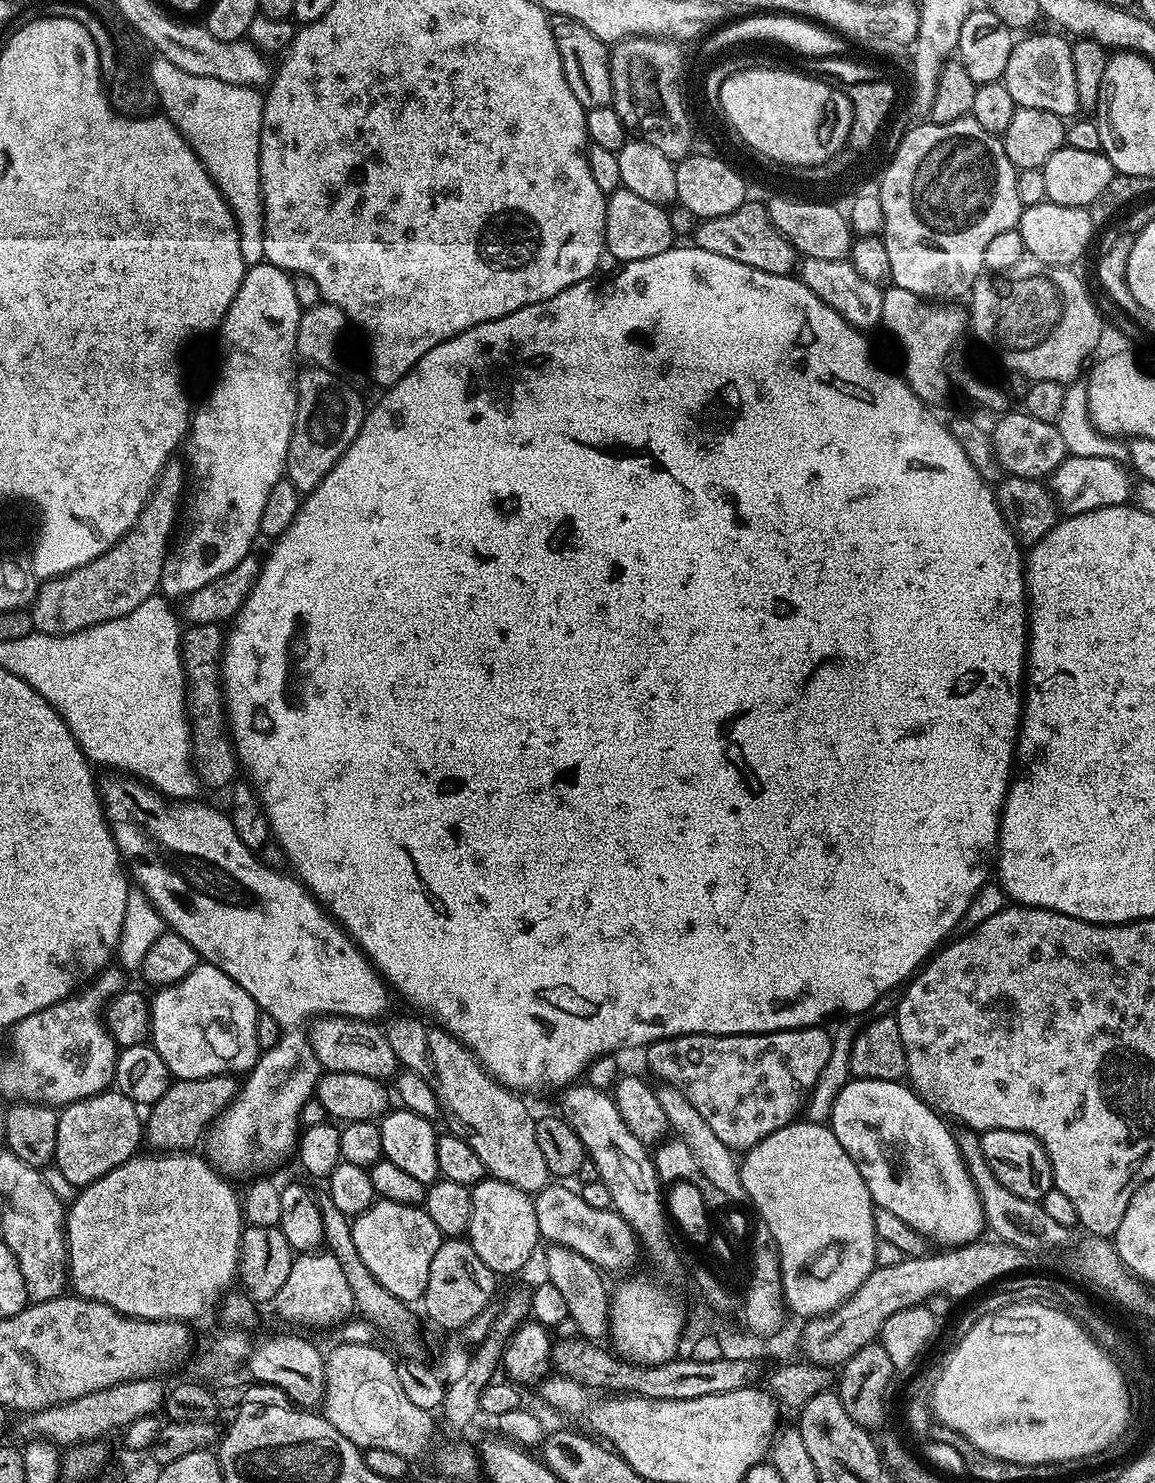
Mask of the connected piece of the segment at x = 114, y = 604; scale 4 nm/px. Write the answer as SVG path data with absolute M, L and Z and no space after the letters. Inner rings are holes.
M176 458L169 459L161 469L136 524L114 547L81 568L43 581L37 592L35 589L31 601L33 604L30 604L33 629L51 636L69 636L78 630L122 618L130 614L130 610L138 610L146 598L157 595L164 558L168 555L170 541L178 524L185 488L186 472L181 461L179 464Z

